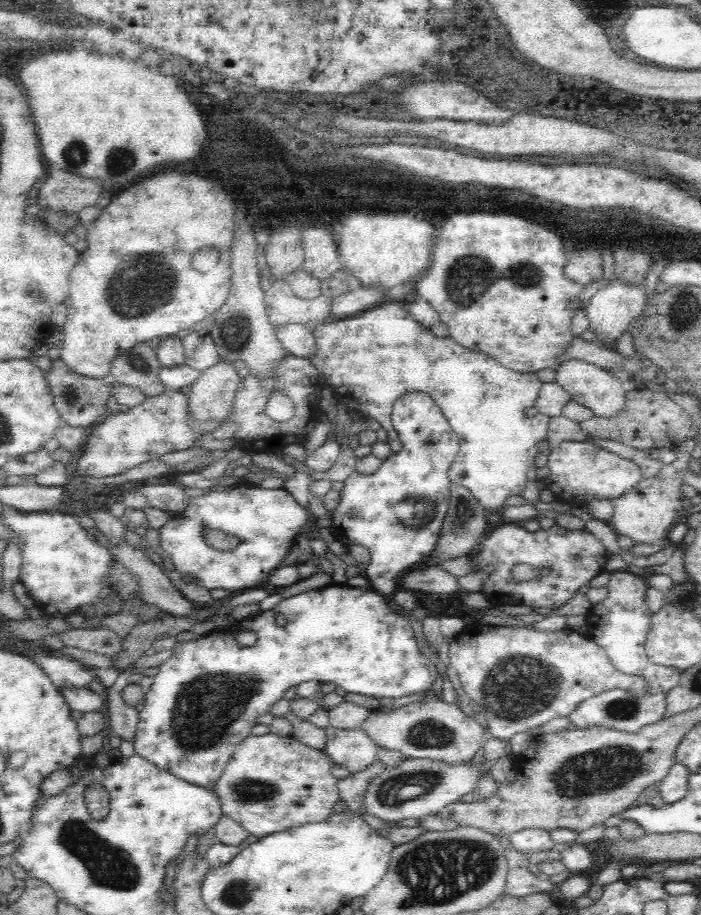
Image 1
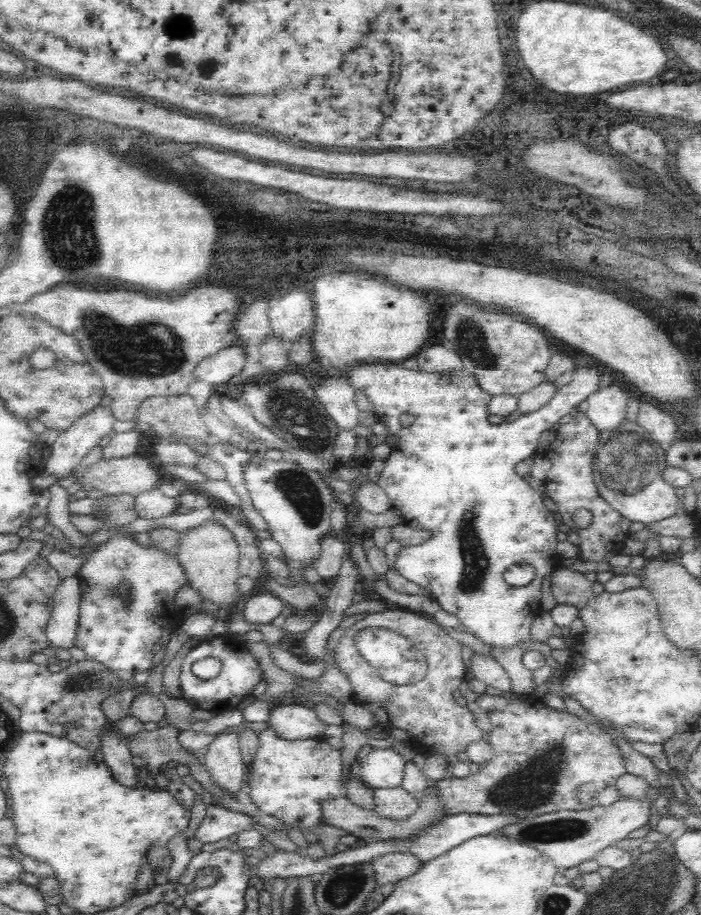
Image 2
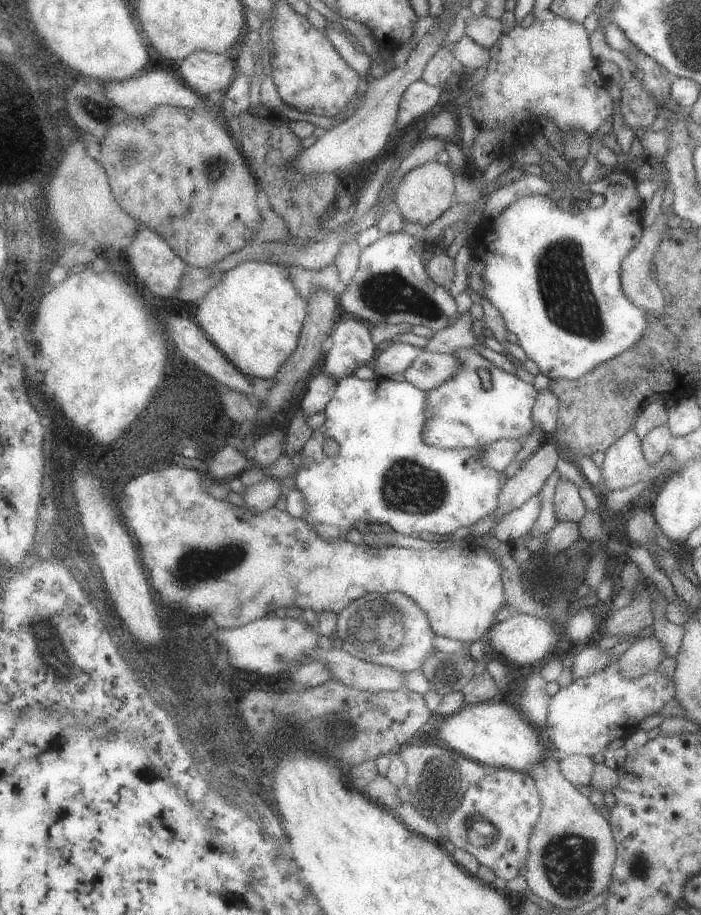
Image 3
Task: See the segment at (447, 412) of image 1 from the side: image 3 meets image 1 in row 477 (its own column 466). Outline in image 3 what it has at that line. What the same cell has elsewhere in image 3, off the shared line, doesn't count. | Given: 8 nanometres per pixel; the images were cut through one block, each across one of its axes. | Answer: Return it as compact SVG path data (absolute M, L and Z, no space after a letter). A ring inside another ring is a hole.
M355 376L344 377L336 384L333 396L323 408L325 421L319 428L314 429L310 438L304 443L301 451L301 465L295 478L295 488L298 489L303 496L305 502L305 513L303 518L314 530L315 533L326 542L331 539L345 539L344 534L348 529L354 528L354 524L359 524L359 520L375 528L376 524L384 524L384 528L390 532L399 533L405 536L418 536L419 534L452 534L454 531L463 528L471 527L475 522L482 520L488 516L496 506L496 499L500 492L499 479L500 472L488 468L486 465L481 465L478 459L480 455L492 446L494 442L486 443L483 447L471 447L463 449L439 449L424 445L421 441L421 430L425 421L426 412L426 393L416 388L410 383L394 382L387 378L374 378L373 380L362 381ZM325 438L331 438L339 446L337 454L333 457L327 457L322 452L322 444Z

